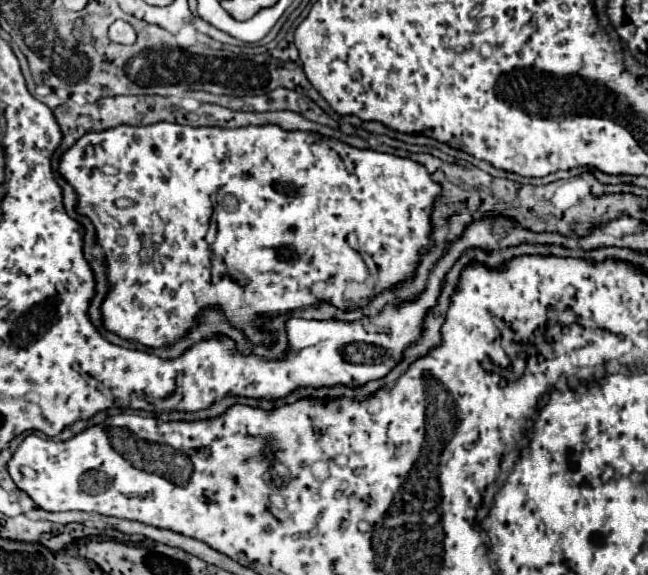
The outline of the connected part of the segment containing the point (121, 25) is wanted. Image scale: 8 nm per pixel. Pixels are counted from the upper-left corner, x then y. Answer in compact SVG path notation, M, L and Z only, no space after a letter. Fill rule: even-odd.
M117 20L109 26L109 38L119 44L133 44L135 42L135 30L129 22Z

